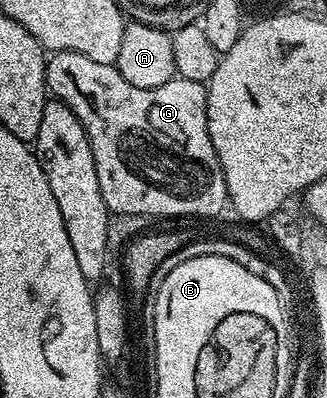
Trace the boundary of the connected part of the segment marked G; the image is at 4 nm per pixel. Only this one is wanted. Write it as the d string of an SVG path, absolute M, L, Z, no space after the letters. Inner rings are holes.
M52 52L46 60L44 78L47 91L55 99L62 101L66 106L70 106L70 110L74 110L78 122L82 122L82 126L86 130L94 154L94 170L98 170L98 186L102 186L102 198L106 202L109 213L142 214L153 218L161 216L185 218L184 216L216 216L223 208L226 208L229 203L226 178L222 174L222 162L218 162L218 154L214 150L214 142L210 138L210 130L208 129L208 90L204 84L173 78L170 82L153 88L130 86L130 82L126 82L126 78L122 78L122 74L116 69L115 63L94 62L93 59L86 57L84 54L76 52Z

